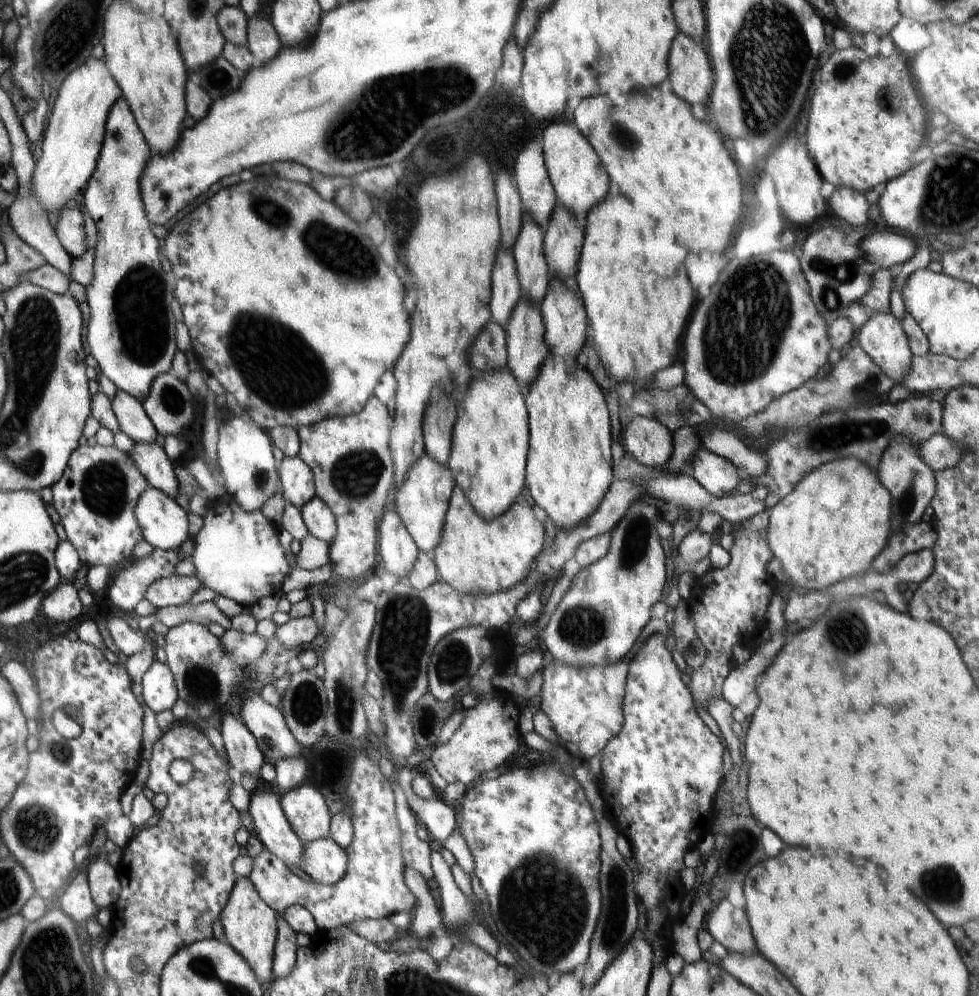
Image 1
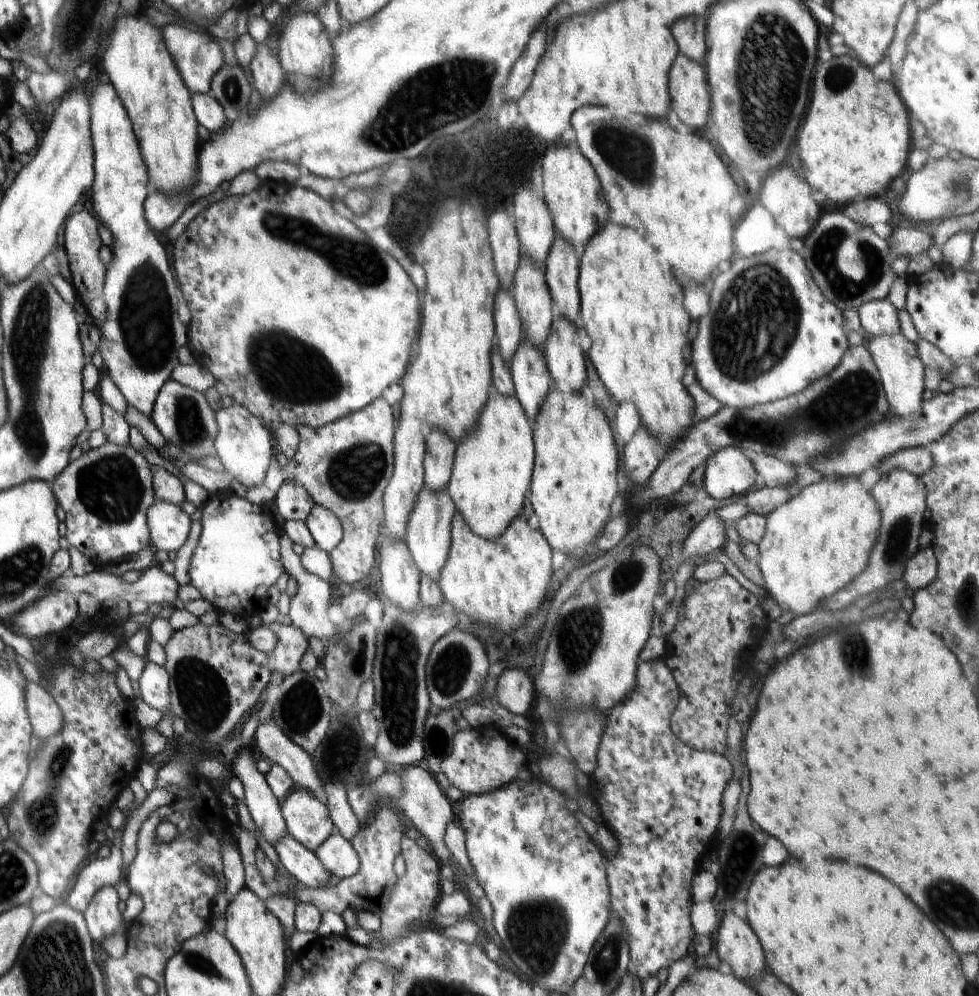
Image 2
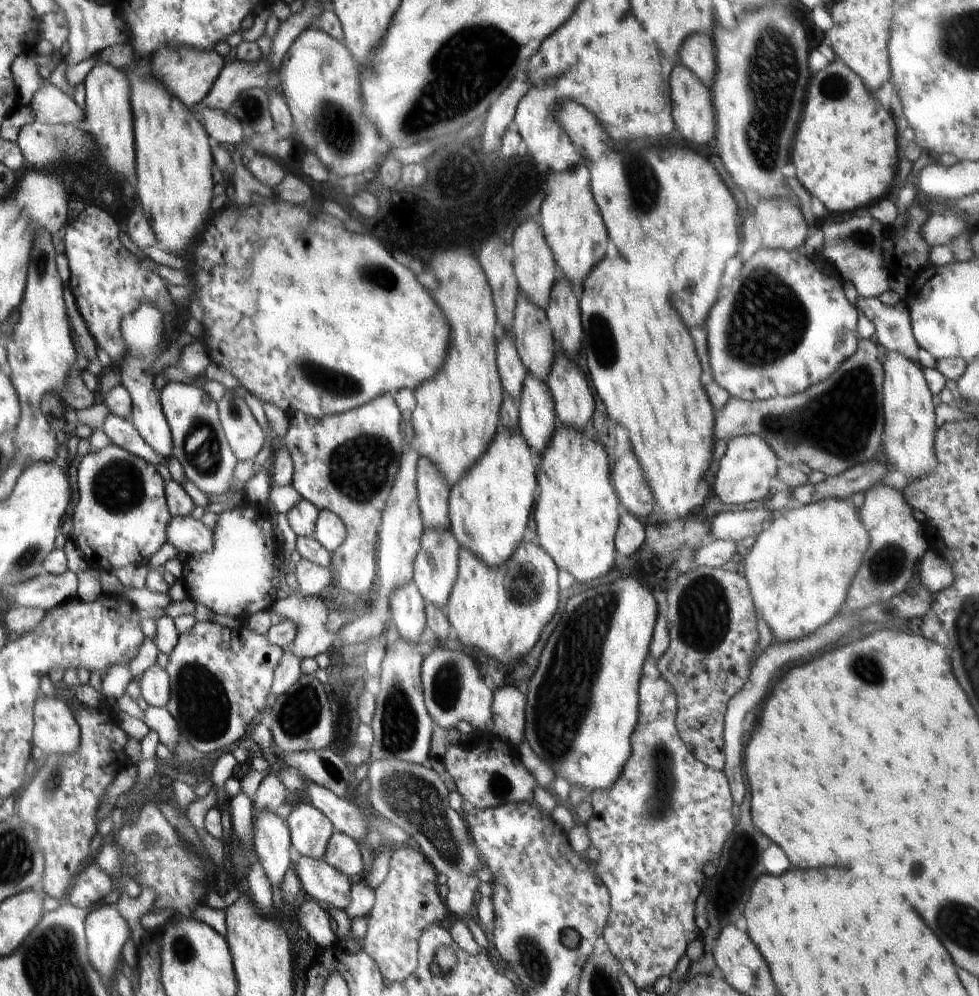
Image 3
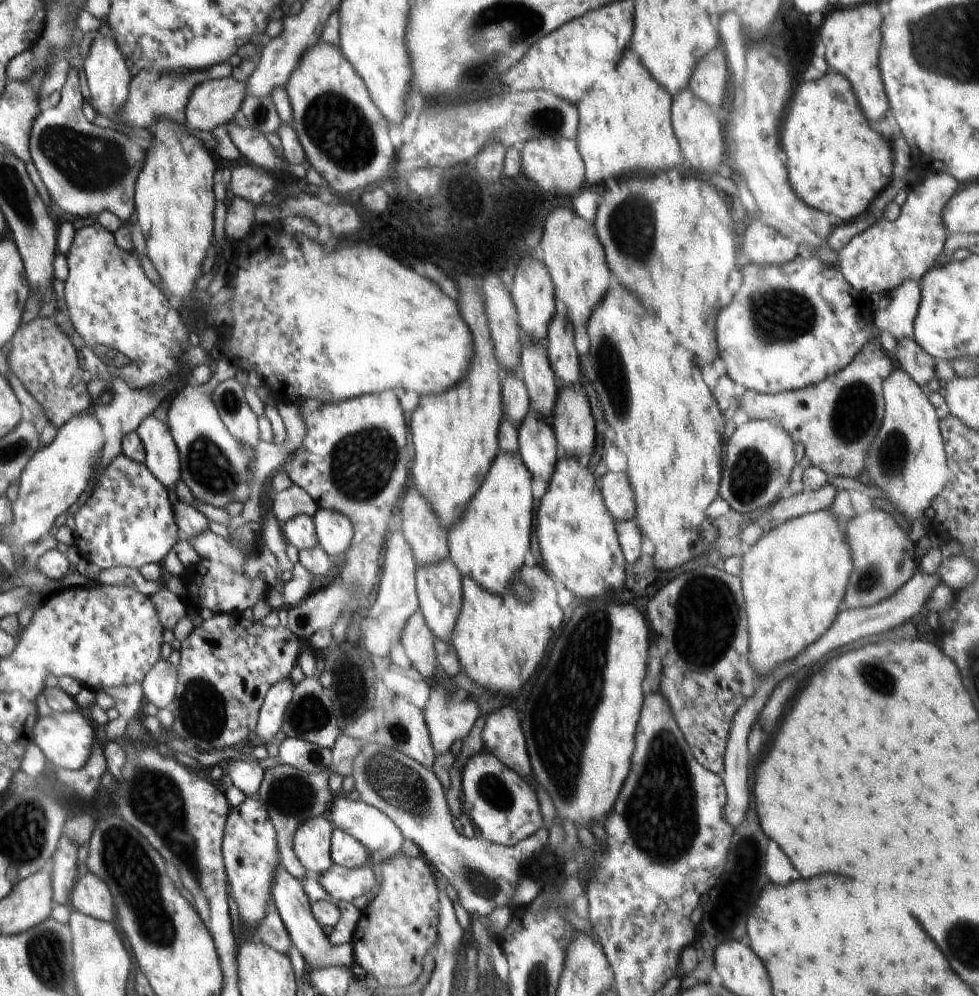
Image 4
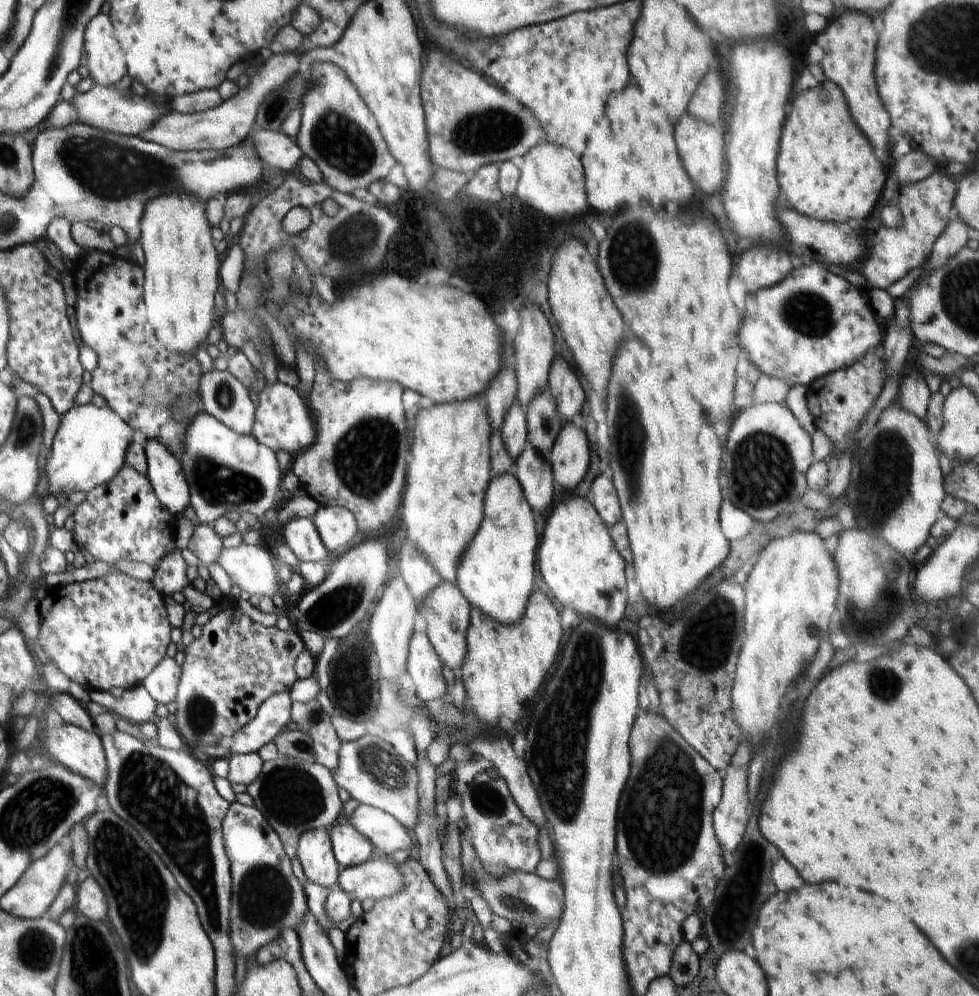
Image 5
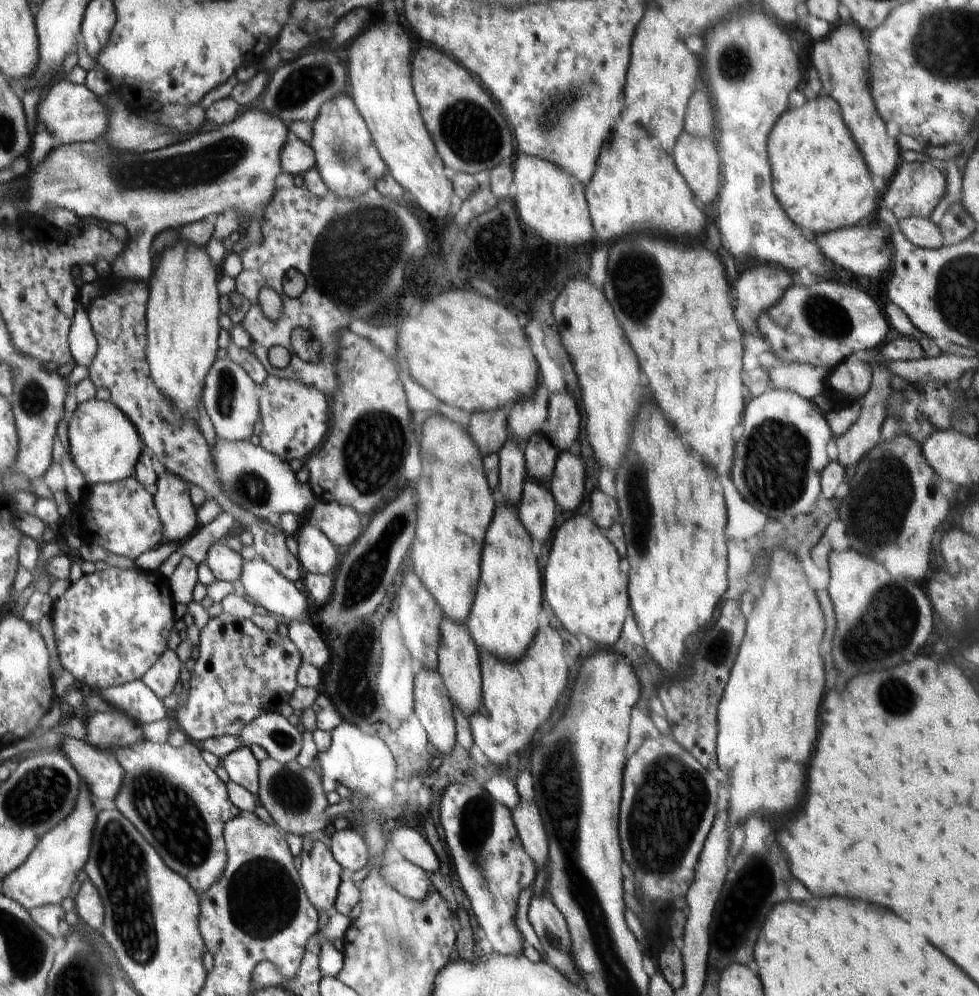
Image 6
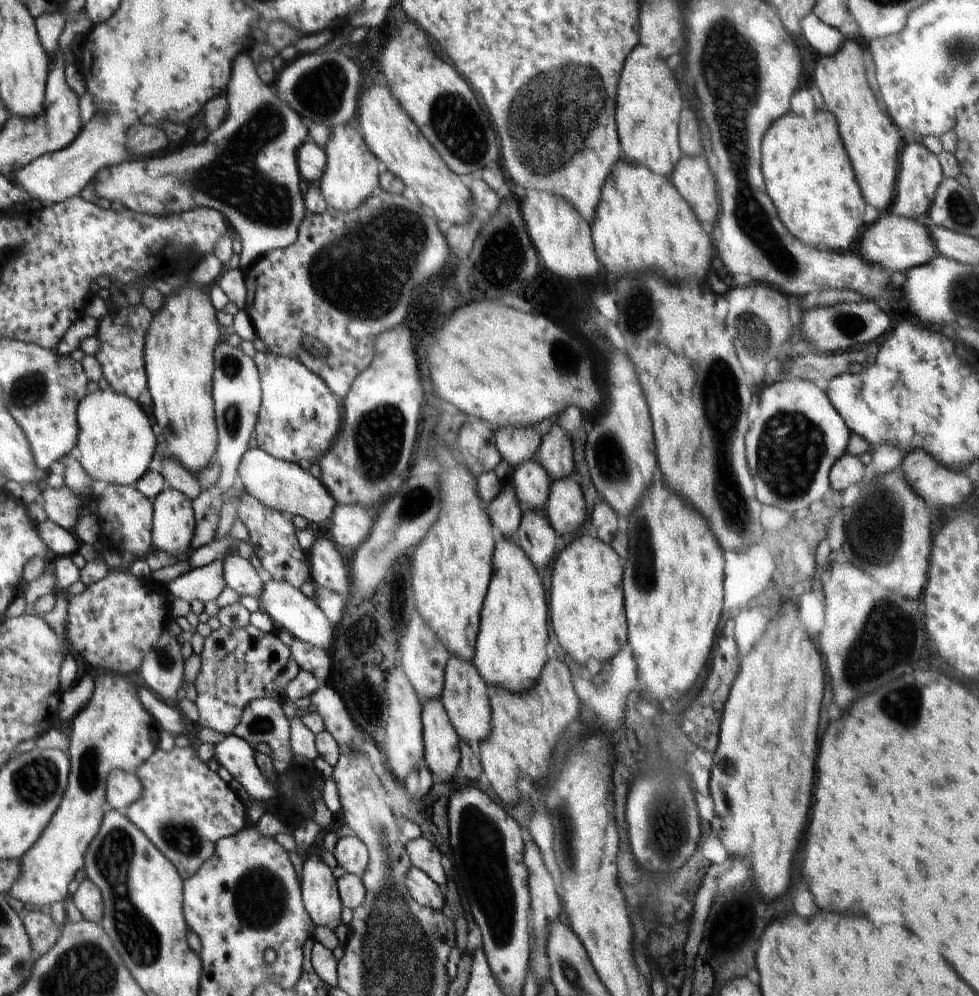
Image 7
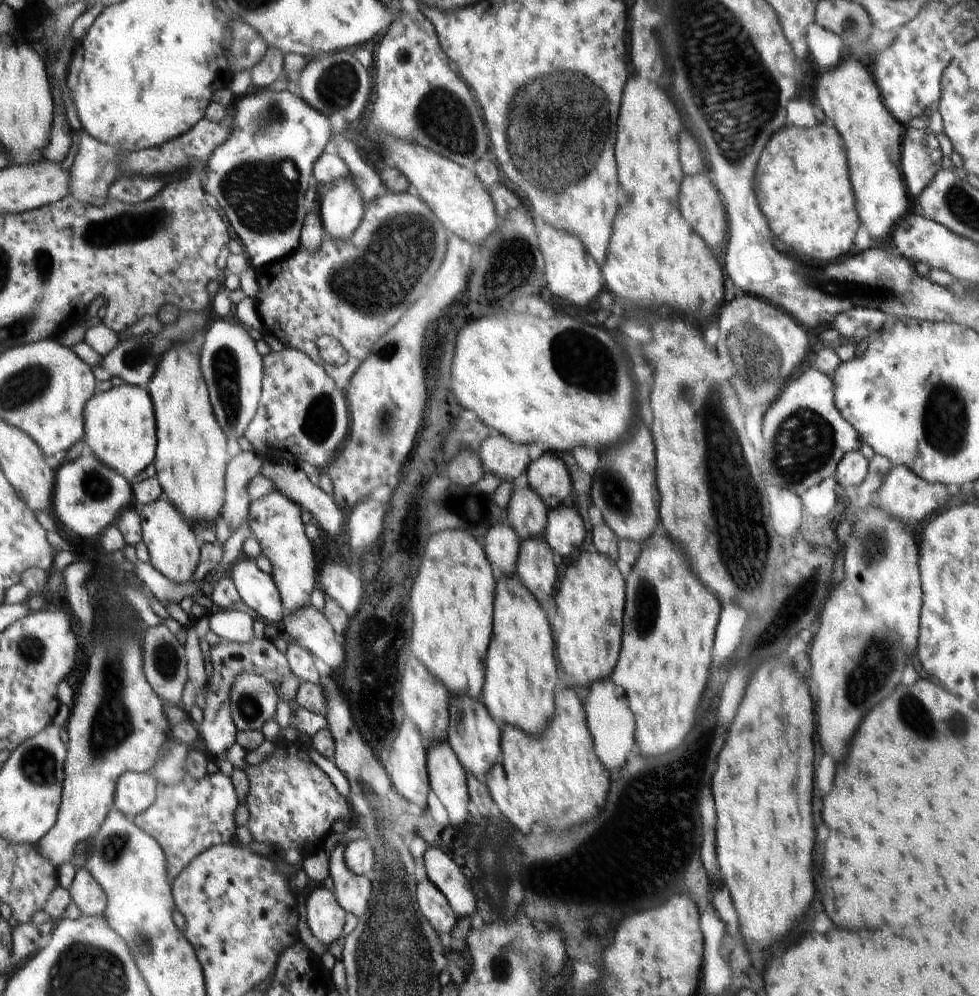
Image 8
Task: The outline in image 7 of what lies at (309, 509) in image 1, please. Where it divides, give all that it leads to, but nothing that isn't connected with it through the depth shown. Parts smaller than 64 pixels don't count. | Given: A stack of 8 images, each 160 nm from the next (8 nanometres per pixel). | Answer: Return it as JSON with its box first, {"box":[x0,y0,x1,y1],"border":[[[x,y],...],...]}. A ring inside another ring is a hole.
{"box":[329,503,374,548],"border":[[[335,503],[329,516],[330,532],[334,540],[342,548],[356,548],[364,543],[374,522],[368,514],[372,514],[372,510],[359,504]]]}

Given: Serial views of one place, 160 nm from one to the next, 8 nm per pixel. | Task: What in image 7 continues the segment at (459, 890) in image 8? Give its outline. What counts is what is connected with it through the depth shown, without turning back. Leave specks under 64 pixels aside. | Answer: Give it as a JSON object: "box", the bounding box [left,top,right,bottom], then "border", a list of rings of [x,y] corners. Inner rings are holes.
{"box":[406,837,447,886],"border":[[[423,837],[409,840],[406,843],[406,854],[410,859],[411,866],[425,872],[439,886],[444,886],[447,876],[445,866],[441,863],[441,852],[428,838]]]}

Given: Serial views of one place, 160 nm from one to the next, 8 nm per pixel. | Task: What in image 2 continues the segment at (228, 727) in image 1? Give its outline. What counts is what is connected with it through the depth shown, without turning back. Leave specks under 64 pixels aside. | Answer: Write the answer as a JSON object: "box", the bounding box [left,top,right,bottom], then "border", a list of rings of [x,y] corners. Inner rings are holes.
{"box":[233,747,287,845],"border":[[[249,747],[242,748],[233,760],[233,770],[244,786],[244,802],[260,832],[273,845],[287,830],[281,804],[268,786],[265,776],[256,769]]]}

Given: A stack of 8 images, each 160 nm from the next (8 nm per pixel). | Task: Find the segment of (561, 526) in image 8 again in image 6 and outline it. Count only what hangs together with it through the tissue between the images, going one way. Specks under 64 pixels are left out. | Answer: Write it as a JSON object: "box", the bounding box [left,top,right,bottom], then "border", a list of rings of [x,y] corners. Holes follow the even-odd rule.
{"box":[548,448,585,512],"border":[[[577,448],[560,452],[548,484],[557,512],[572,512],[582,504],[585,479],[584,464]]]}

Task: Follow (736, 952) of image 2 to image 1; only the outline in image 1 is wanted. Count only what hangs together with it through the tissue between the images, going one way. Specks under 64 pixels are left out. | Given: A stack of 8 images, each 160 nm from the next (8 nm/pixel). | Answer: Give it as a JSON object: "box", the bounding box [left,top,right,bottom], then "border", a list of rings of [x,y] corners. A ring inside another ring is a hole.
{"box":[707,897,757,953],"border":[[[727,897],[709,910],[707,931],[725,948],[726,953],[754,953],[757,950],[746,914],[732,906]]]}

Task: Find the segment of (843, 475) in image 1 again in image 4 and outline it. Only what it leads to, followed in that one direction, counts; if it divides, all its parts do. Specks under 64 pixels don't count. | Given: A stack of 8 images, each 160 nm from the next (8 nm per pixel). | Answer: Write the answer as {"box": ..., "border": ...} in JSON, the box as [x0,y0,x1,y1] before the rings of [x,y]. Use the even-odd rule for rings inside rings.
{"box":[739,508,853,678],"border":[[[828,508],[772,526],[755,544],[746,547],[741,560],[739,577],[746,602],[749,663],[762,678],[816,642],[834,622],[844,605],[845,590],[853,569],[851,546],[847,534],[840,530],[839,520]]]}

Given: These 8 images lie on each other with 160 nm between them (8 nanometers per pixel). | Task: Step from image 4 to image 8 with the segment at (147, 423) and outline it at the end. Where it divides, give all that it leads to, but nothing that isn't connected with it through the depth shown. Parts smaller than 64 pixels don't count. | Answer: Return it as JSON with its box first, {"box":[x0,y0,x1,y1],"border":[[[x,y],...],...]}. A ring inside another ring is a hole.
{"box":[138,498,200,583],"border":[[[160,498],[154,502],[138,508],[143,519],[143,542],[148,548],[151,565],[159,570],[168,580],[177,583],[190,583],[190,578],[198,566],[200,548],[194,540],[194,532],[188,526],[188,520],[167,498]]]}

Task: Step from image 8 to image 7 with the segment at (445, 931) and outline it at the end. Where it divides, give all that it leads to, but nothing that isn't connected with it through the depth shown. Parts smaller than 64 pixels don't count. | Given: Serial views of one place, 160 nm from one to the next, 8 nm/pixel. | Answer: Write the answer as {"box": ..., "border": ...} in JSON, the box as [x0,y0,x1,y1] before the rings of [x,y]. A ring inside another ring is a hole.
{"box":[406,866,446,911],"border":[[[411,866],[408,869],[406,878],[406,886],[410,896],[421,905],[437,911],[446,910],[445,908],[445,892],[444,886],[439,886],[425,872],[419,868]]]}

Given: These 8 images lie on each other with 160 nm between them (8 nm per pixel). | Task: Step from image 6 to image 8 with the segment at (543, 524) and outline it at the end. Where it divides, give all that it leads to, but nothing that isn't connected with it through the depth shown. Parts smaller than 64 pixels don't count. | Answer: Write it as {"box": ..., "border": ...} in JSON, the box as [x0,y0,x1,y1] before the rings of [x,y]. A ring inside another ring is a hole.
{"box":[514,535,556,604],"border":[[[543,535],[535,539],[522,539],[520,542],[514,574],[542,604],[542,600],[554,590],[556,584],[556,554]]]}

